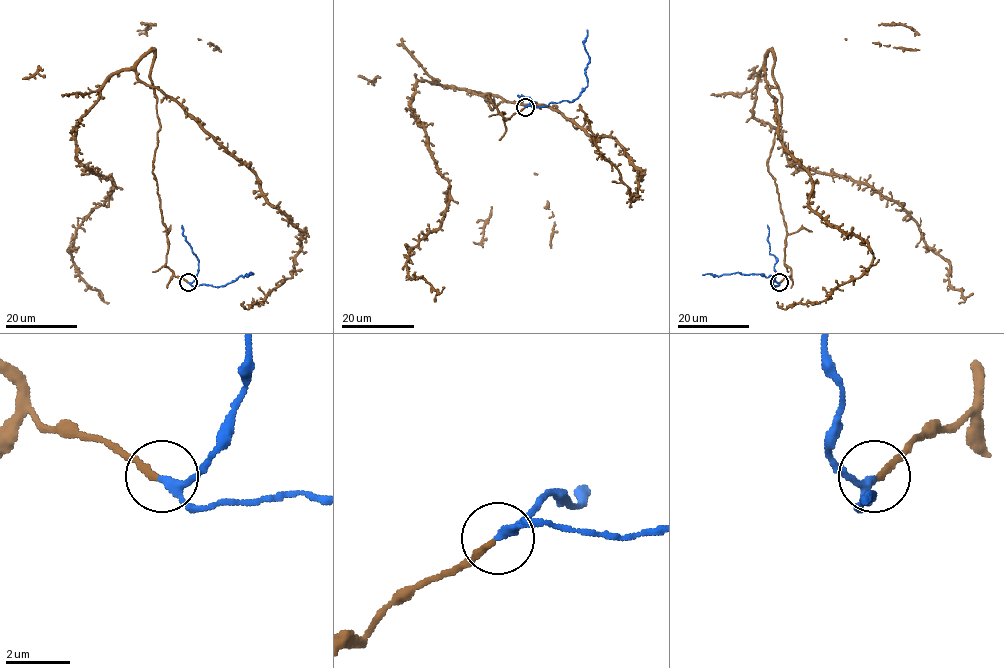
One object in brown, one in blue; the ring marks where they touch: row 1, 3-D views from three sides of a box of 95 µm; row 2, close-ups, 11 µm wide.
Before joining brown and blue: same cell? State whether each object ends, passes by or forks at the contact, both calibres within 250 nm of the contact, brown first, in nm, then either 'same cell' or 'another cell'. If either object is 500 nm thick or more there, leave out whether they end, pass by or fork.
brown ends | blue passes by | 200/200 nm | same cell

